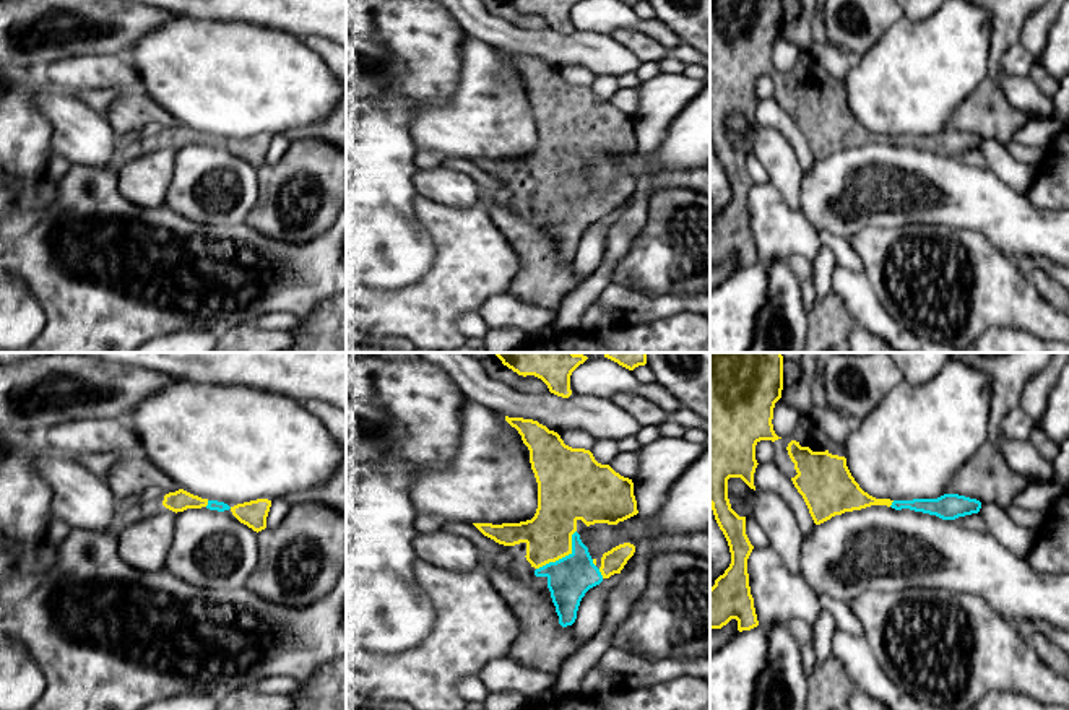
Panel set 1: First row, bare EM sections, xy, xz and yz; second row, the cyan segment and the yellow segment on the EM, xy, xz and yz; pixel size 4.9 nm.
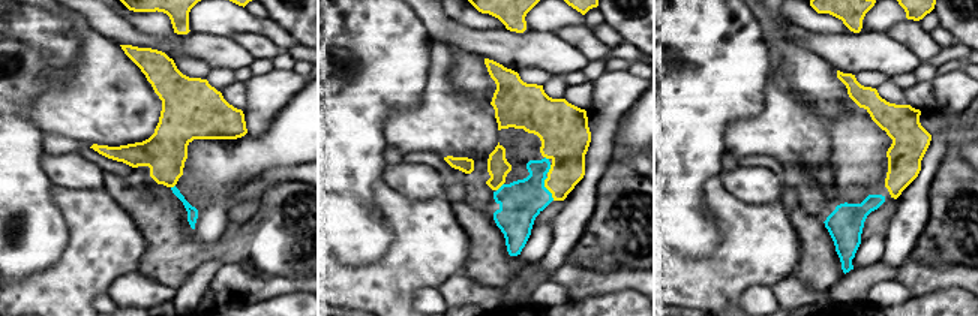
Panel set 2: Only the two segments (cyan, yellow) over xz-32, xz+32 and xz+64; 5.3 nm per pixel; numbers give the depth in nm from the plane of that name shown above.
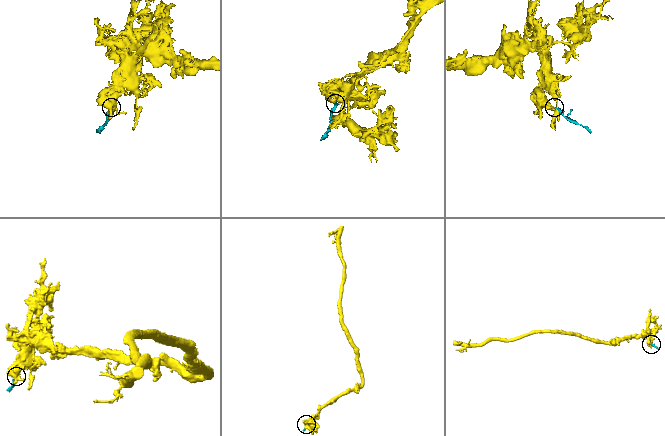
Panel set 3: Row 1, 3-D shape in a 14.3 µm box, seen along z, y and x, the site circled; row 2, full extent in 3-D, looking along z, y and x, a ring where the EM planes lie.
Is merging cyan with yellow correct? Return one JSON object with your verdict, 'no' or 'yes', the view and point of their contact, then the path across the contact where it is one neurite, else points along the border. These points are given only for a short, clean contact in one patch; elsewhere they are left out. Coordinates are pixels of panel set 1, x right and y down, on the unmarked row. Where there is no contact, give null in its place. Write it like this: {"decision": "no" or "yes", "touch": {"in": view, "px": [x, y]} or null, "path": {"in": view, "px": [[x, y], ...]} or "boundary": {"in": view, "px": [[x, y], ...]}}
{"decision": "yes", "touch": {"in": "xz", "px": [566, 192]}, "path": {"in": "xz", "px": [[569, 215], [566, 192], [548, 171]]}}

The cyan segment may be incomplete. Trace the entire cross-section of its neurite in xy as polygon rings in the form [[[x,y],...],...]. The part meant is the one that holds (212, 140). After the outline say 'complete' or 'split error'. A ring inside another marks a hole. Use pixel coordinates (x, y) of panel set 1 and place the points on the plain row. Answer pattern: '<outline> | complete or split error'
[[[179,125],[175,128],[166,130],[162,141],[175,149],[184,148],[187,145],[201,145],[201,143],[206,143],[210,146],[218,146],[218,148],[231,146],[232,151],[240,159],[247,161],[249,164],[258,169],[266,164],[266,153],[271,143],[271,136],[257,135],[257,136],[250,136],[250,138],[229,143],[224,138],[201,135],[184,125]]] | split error

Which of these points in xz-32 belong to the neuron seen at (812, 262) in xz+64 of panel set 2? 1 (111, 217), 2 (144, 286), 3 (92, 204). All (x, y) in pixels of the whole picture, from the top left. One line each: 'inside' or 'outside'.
1: outside
2: outside
3: outside

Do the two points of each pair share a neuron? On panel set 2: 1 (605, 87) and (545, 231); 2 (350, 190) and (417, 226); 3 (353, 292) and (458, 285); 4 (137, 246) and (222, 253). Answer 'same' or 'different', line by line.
1: different
2: different
3: different
4: different

